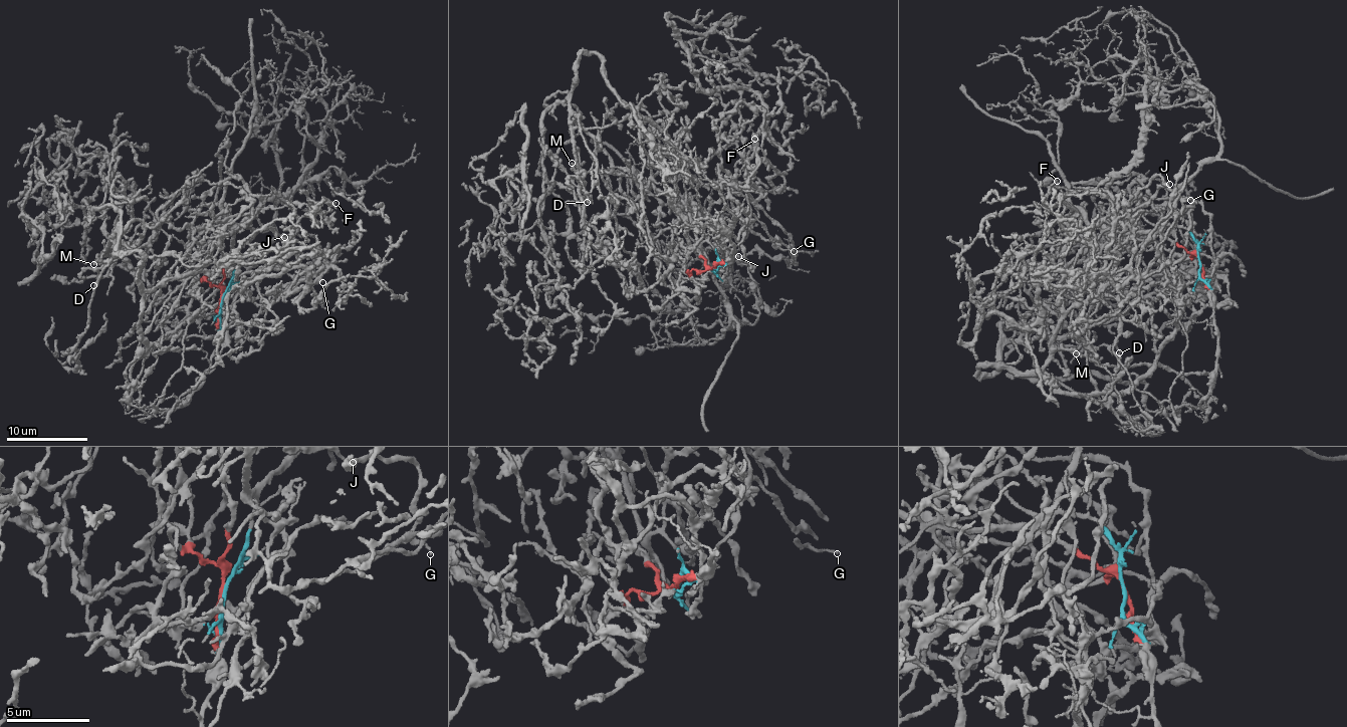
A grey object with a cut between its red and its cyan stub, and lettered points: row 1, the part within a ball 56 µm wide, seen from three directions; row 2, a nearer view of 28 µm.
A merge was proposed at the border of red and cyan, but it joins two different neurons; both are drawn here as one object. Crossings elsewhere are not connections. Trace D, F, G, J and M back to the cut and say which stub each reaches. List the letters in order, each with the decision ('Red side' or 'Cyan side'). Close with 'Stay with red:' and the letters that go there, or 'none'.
D: Red side
F: Red side
G: Red side
J: Red side
M: Red side
Stay with red: D, F, G, J, M

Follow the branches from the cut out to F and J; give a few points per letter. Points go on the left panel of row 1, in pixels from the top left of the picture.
F: (221, 298), (197, 270), (144, 351), (148, 292), (298, 267), (267, 305), (296, 223), (337, 202)
J: (221, 298), (194, 264), (217, 228), (231, 222), (283, 237)

